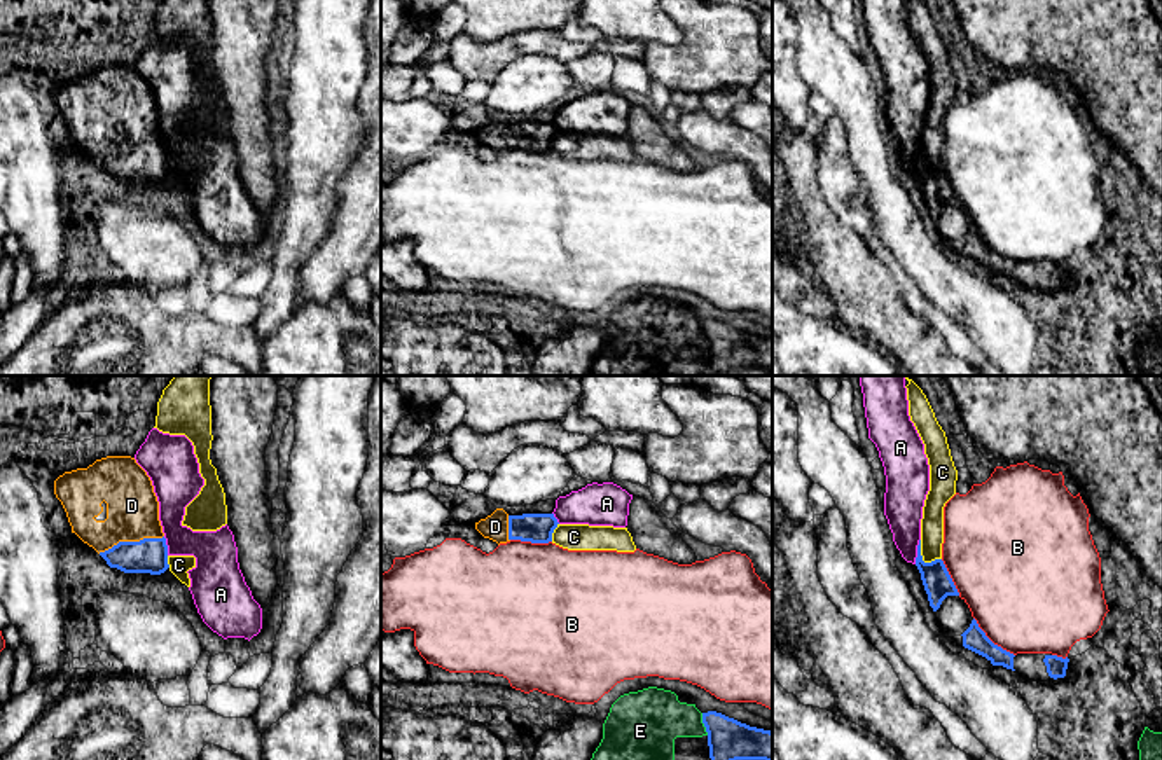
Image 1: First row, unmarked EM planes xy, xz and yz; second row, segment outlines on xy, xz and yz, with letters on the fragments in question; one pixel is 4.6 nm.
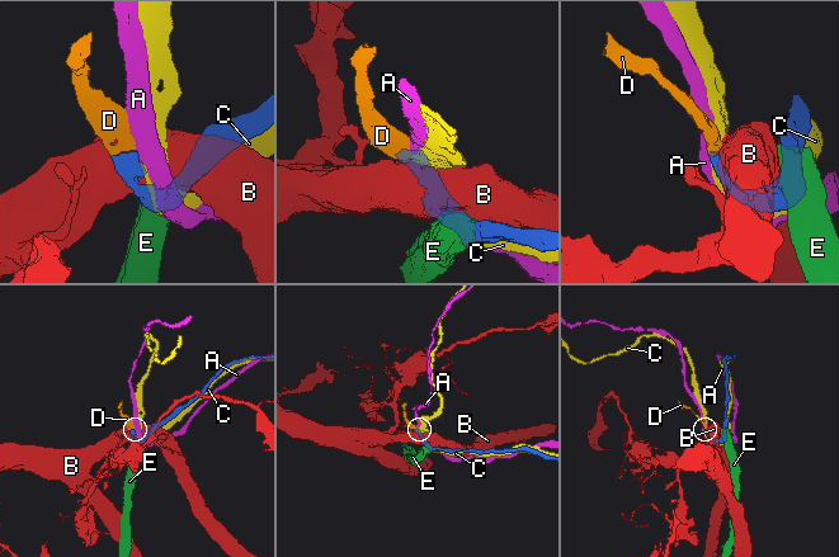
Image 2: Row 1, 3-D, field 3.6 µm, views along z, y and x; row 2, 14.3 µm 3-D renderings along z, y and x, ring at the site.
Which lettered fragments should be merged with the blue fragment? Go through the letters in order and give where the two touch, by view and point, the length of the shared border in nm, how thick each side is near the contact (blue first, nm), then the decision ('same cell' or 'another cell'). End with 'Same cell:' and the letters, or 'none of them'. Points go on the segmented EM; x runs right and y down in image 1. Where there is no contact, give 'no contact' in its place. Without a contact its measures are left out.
A: meets blue in yz at (918, 551); contact 120 nm long; 130 nm thick on the blue side, 190 nm on the other; another cell
B: meets blue in yz at (989, 640); contact 260 nm long; 110 nm thick on the blue side, 480 nm on the other; another cell
C: meets blue in yz at (921, 559); contact 140 nm long; 130 nm thick on the blue side, 110 nm on the other; another cell
D: meets blue in xy at (130, 542); contact 320 nm long; 160 nm thick on the blue side, 240 nm on the other; same cell
E: meets blue in xz at (703, 722); contact 110 nm long; 190 nm thick on the blue side, 300 nm on the other; another cell
Same cell: D

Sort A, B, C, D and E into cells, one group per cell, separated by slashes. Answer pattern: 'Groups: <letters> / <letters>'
Groups: A / B / C / D / E

